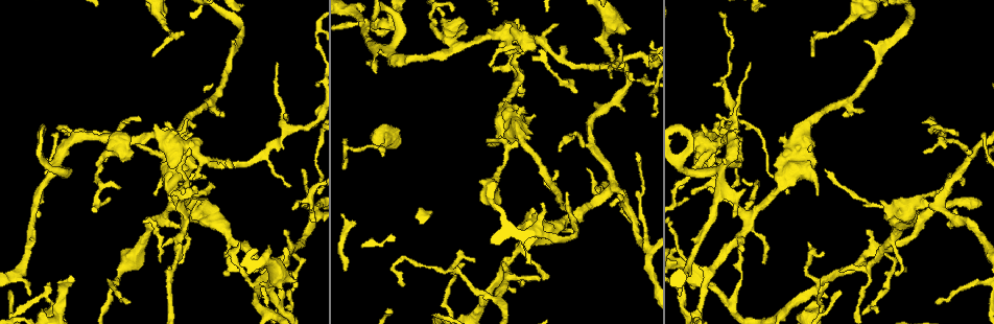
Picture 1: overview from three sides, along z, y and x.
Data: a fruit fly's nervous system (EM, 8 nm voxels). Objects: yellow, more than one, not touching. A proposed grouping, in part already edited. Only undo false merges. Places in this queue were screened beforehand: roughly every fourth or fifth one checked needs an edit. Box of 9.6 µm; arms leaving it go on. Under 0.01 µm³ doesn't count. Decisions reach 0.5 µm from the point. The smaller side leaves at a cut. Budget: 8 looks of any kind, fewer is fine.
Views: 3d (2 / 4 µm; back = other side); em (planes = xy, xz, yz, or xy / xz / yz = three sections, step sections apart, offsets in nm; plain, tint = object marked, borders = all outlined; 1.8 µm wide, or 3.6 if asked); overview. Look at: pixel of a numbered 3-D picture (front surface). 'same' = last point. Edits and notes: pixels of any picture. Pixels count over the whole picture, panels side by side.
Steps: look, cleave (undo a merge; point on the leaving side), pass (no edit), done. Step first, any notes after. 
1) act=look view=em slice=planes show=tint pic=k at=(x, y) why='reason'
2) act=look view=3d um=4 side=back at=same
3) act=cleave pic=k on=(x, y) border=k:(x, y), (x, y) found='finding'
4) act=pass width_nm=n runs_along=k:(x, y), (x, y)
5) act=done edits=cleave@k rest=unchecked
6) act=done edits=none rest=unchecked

act=look view=3d um=4 side=back pic=1 at=(938, 204) why='sharp bend'

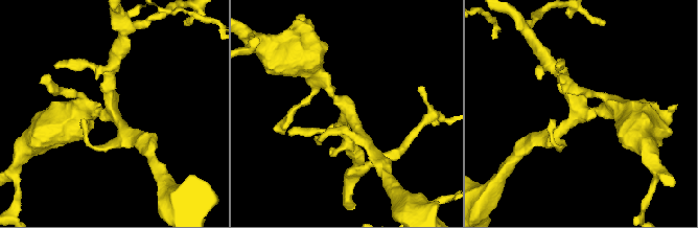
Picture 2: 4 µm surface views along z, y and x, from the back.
act=look view=em slice=planes show=tint pic=2 at=(114, 112) arms=3 arm_widths_nm=200,220,300

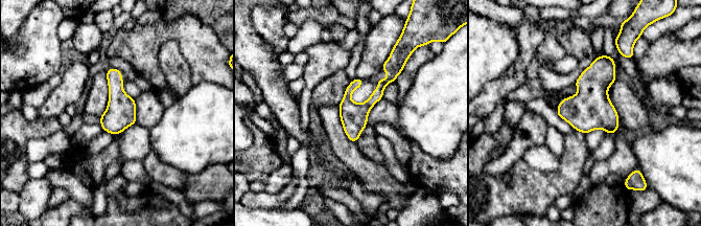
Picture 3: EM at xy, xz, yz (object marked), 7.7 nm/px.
act=pass runs_along=3:(391, 62), (353, 138) found='all the same cell'

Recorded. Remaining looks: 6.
act=look view=em slice=planes show=plain pic=1 at=(454, 48) why='calibre changes'

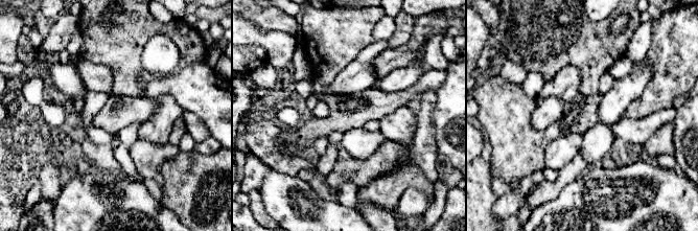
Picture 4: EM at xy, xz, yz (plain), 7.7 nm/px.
act=look view=em slice=planes show=borders at=same why='what lies round it'

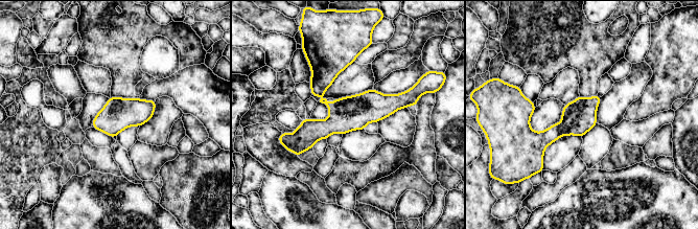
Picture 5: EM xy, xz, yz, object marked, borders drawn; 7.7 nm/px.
act=pass runs_along=5:(343, 54), (321, 79), (332, 117), (298, 152) found='all the same cell'

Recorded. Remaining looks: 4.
act=look view=3d um=2 pic=1 at=(286, 132) why='a fork'

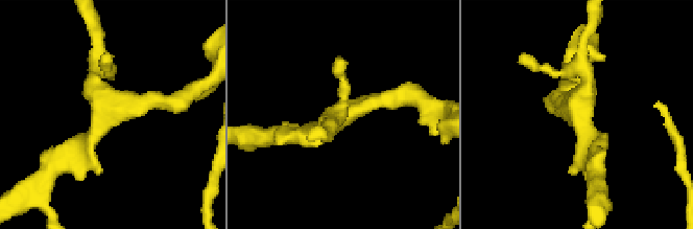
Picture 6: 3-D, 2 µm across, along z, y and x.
act=look view=em slice=xy step=16 show=tint pic=6 at=(105, 116)

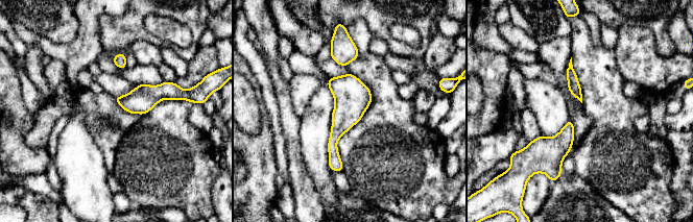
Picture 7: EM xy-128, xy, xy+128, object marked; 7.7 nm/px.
act=pass runs_along=7:(350, 76), (350, 107), (333, 139), (335, 168) found='all the same cell'

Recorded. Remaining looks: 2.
act=done edits=none rest=unchecked

